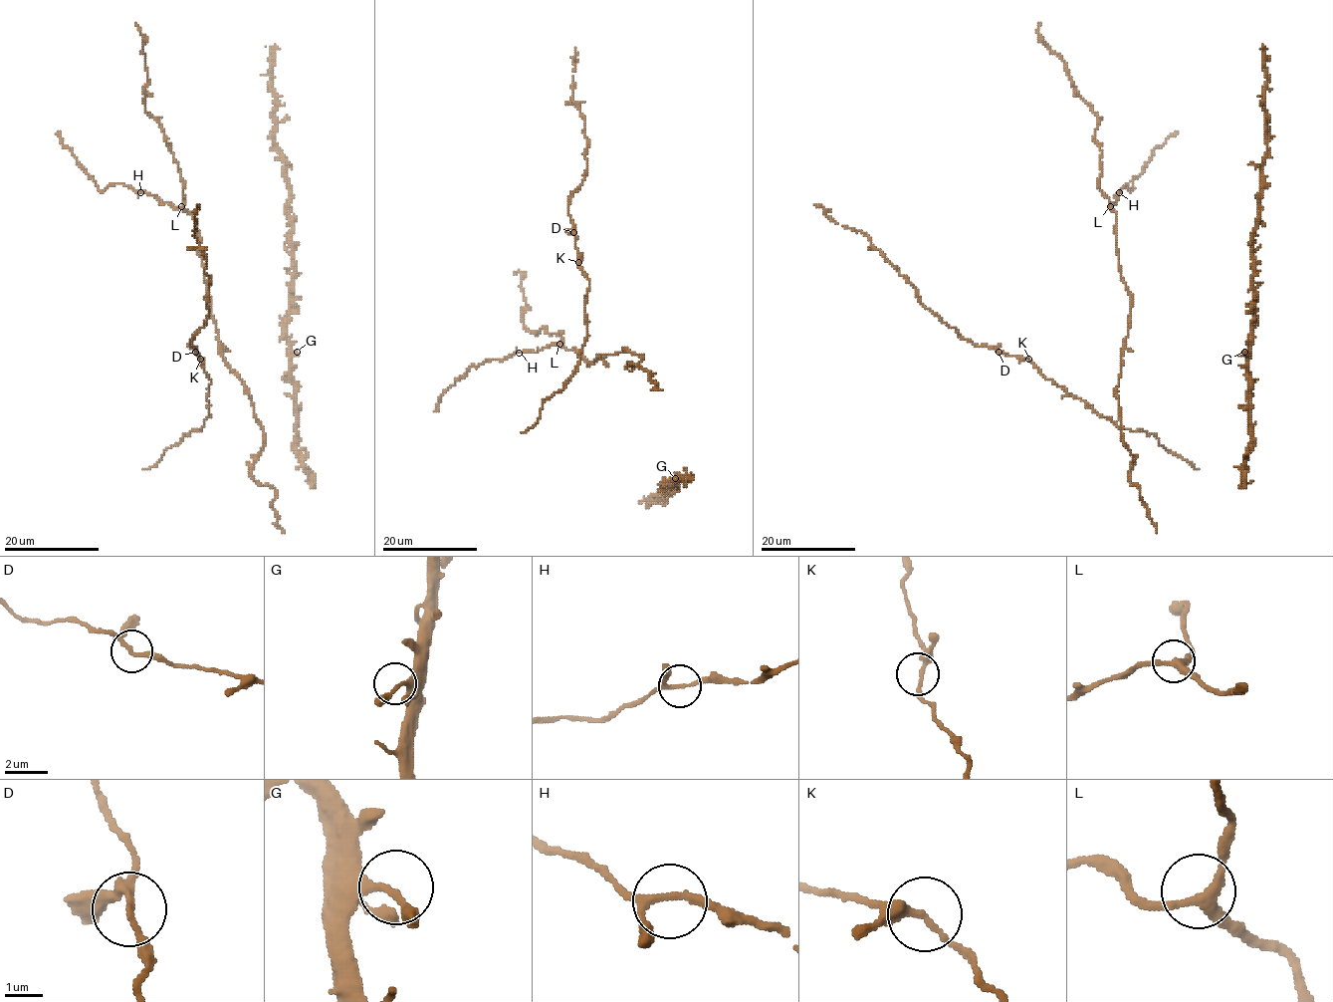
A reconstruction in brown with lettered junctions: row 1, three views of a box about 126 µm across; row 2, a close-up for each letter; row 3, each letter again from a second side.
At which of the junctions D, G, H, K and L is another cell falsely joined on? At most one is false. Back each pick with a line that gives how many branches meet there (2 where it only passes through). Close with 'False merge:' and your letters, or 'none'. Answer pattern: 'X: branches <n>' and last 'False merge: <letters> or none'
False merge: none

